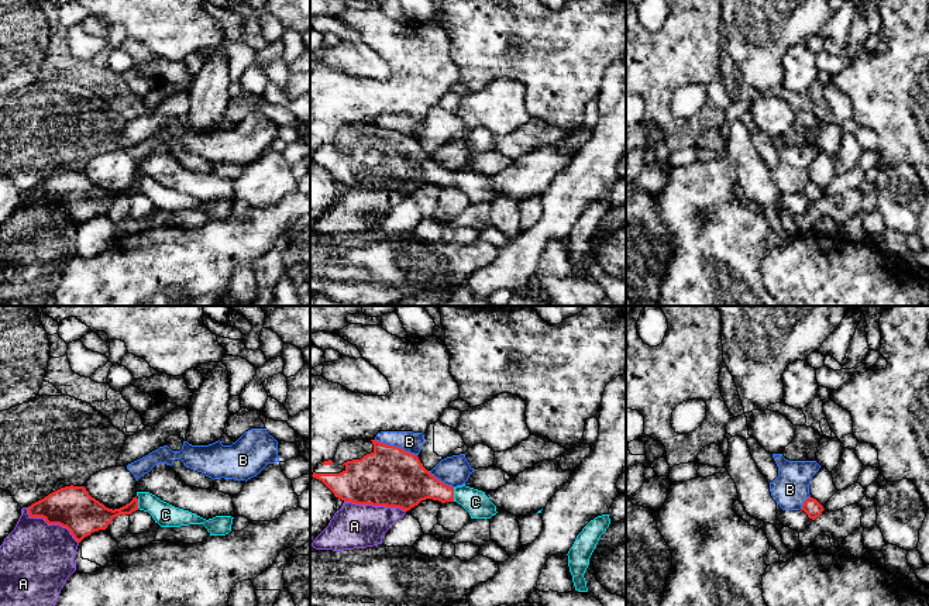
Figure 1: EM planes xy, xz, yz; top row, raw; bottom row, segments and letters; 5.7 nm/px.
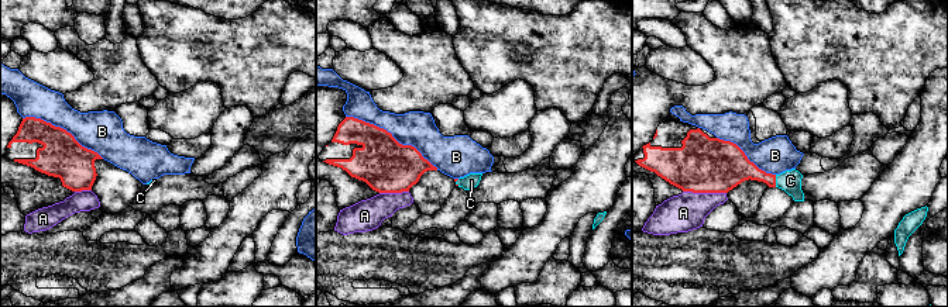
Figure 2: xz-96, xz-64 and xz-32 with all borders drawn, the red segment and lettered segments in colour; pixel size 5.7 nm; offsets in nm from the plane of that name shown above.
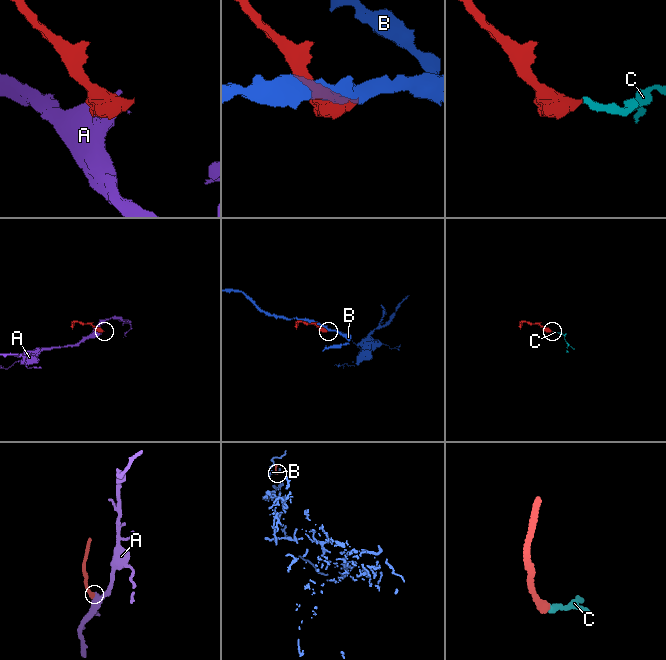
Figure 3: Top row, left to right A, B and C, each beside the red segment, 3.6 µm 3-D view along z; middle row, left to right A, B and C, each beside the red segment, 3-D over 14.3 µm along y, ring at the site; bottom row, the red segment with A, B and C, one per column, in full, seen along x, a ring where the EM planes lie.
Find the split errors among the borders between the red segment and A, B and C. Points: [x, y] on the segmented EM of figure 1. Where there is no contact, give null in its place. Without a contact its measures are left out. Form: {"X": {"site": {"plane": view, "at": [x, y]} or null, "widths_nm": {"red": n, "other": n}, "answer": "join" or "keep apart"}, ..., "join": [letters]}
{"A": {"site": {"plane": "xy", "at": [52, 523]}, "widths_nm": {"red": 240, "other": 420}, "answer": "keep apart"}, "B": {"site": {"plane": "xz", "at": [396, 447]}, "widths_nm": {"red": 340, "other": 120}, "answer": "keep apart"}, "C": {"site": {"plane": "xz", "at": [453, 495]}, "widths_nm": {"red": 240, "other": 150}, "answer": "join"}, "join": ["C"]}

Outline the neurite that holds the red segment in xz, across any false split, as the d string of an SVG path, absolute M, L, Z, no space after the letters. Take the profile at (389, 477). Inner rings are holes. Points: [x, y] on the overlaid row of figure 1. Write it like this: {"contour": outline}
{"contour": "M376 440L338 444L336 455L319 464L312 475L336 497L355 505L399 507L405 512L422 500L457 502L471 519L491 519L496 506L485 492L448 486L420 462L419 457Z"}

